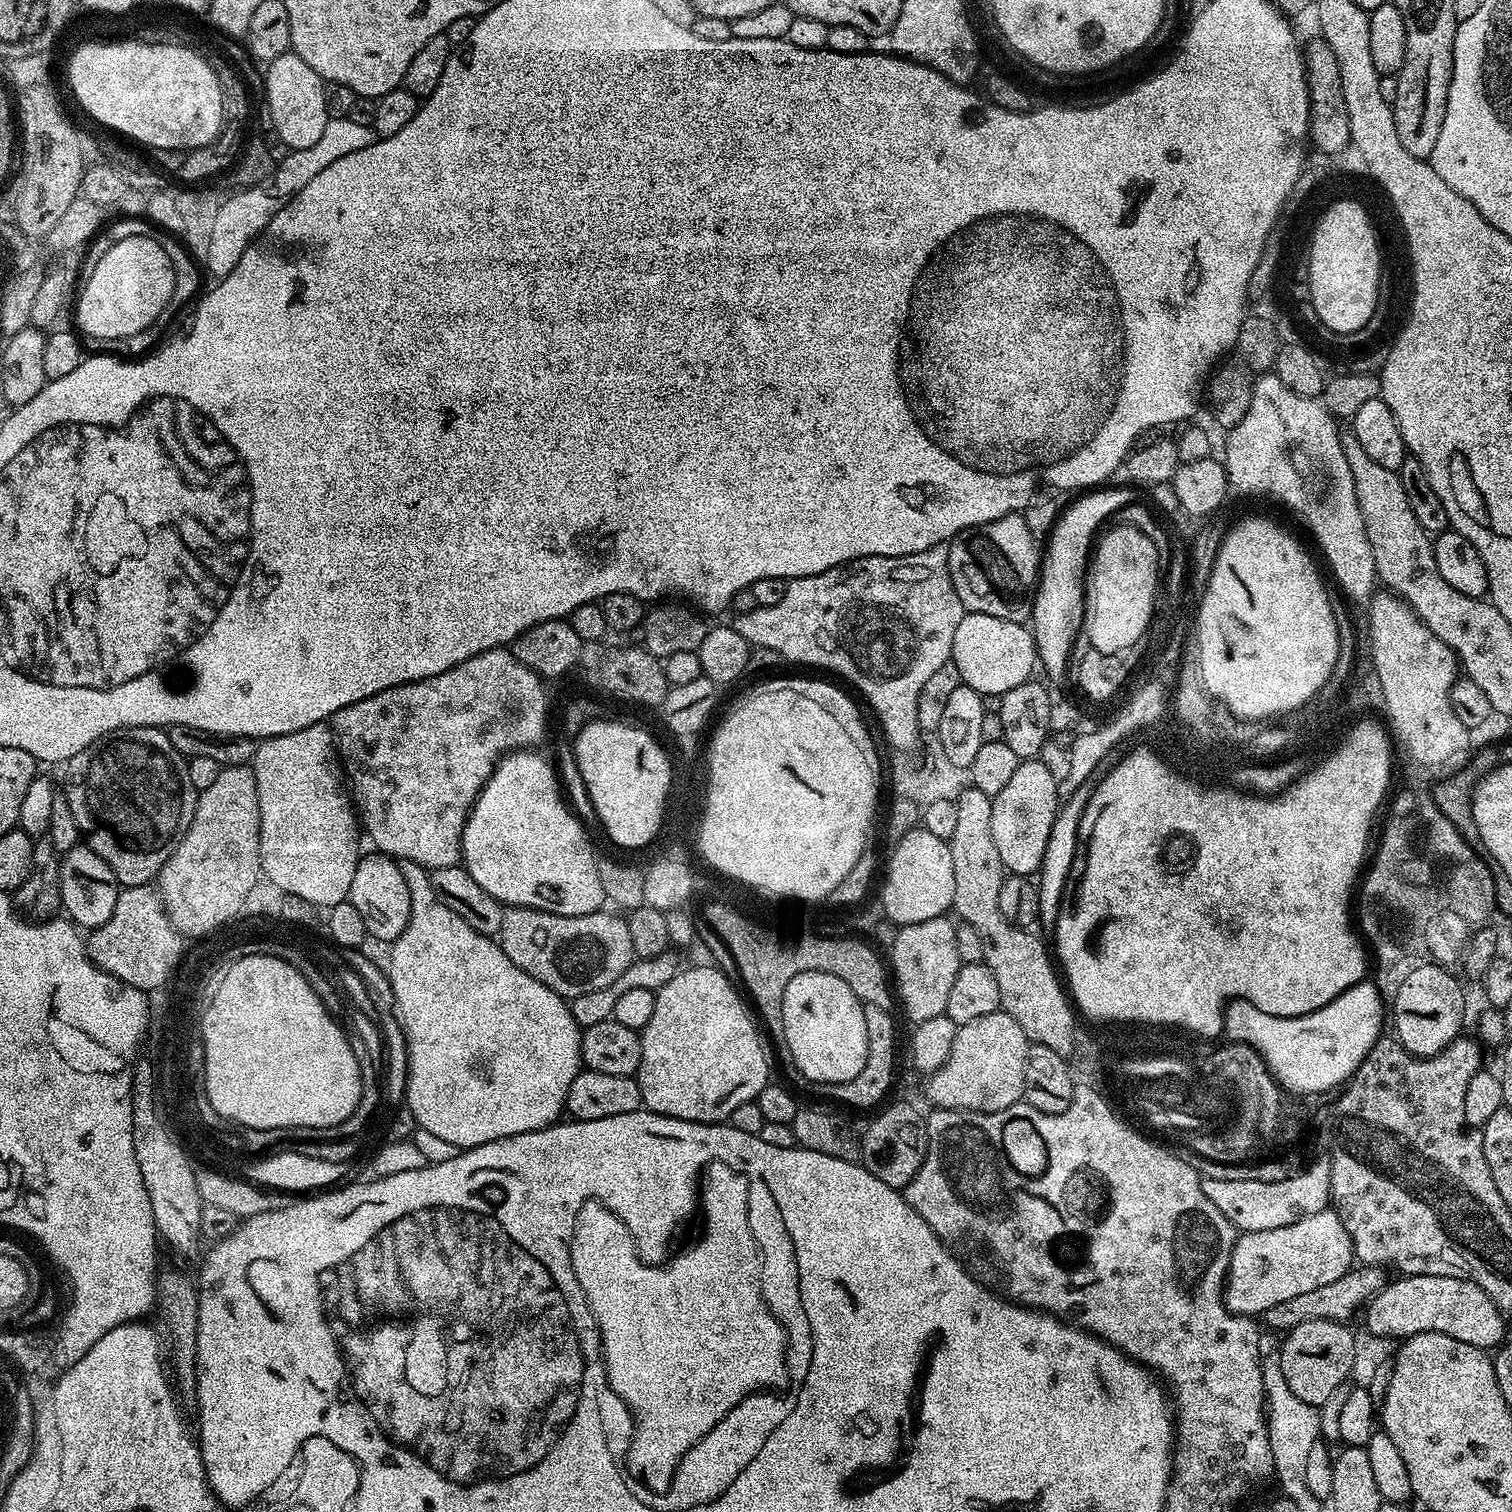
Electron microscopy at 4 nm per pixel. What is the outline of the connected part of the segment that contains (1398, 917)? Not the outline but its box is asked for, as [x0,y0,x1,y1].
[1358,795,1496,994]

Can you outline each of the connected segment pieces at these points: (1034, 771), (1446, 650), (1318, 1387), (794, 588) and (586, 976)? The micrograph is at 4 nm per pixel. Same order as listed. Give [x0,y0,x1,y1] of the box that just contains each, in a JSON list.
[[990,758,1058,878],[1366,590,1474,782],[1278,1320,1355,1406],[734,550,965,750],[498,906,634,997]]

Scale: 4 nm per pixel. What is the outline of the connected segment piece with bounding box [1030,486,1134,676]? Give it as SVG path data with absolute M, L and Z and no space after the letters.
M1112 486L1085 491L1081 500L1076 500L1073 504L1071 501L1061 512L1056 527L1052 529L1052 535L1046 540L1046 551L1042 556L1040 579L1036 589L1036 603L1032 605L1030 631L1036 637L1039 663L1052 676L1063 670L1064 663L1072 652L1072 643L1075 642L1076 635L1079 637L1082 632L1084 581L1094 537L1101 531L1100 523L1110 518L1112 520L1134 500L1130 489L1108 487Z

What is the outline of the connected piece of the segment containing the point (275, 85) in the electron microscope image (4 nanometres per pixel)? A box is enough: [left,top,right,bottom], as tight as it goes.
[264,50,330,149]

